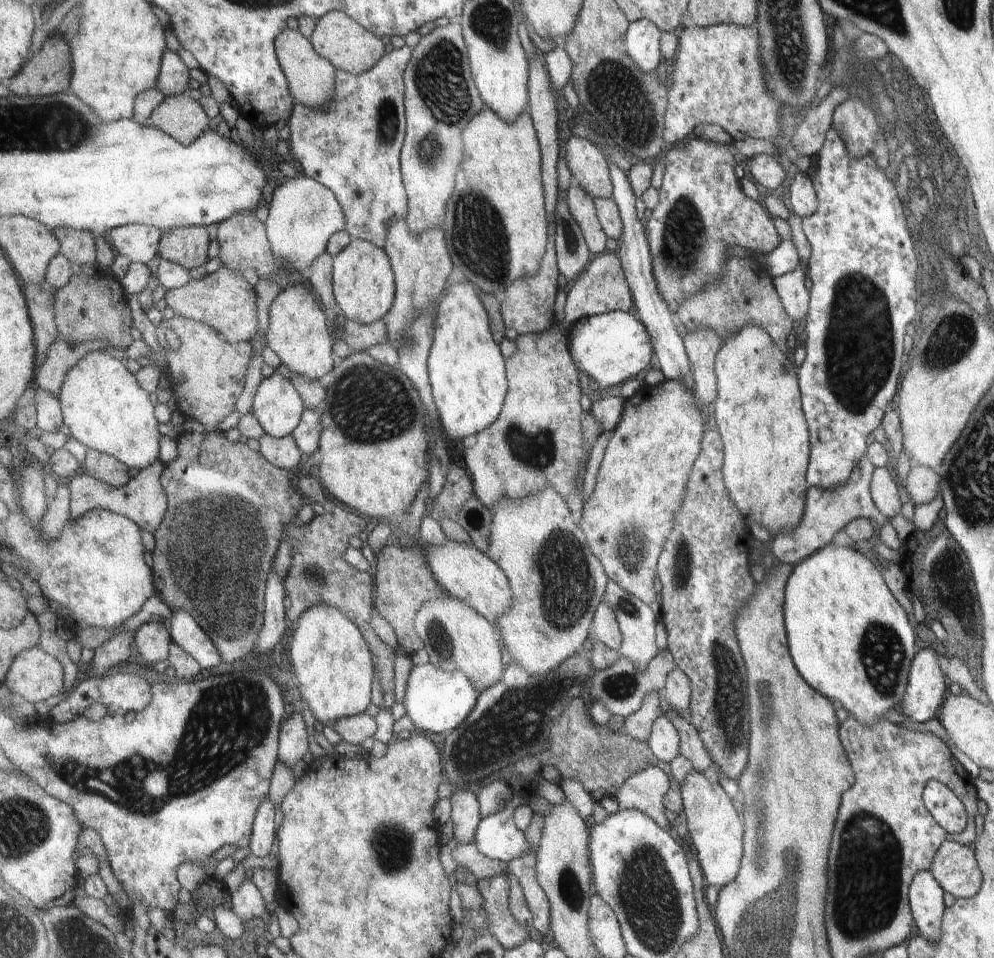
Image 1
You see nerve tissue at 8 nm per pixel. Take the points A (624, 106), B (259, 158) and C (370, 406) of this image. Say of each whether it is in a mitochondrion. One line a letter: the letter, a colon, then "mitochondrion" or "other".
A: mitochondrion
B: other
C: mitochondrion

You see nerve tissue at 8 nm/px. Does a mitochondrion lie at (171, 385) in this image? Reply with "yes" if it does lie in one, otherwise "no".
no

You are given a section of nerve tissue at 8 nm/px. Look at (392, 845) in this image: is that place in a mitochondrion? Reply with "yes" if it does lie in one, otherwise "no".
yes

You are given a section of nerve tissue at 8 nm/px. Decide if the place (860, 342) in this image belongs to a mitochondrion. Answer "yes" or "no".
yes

